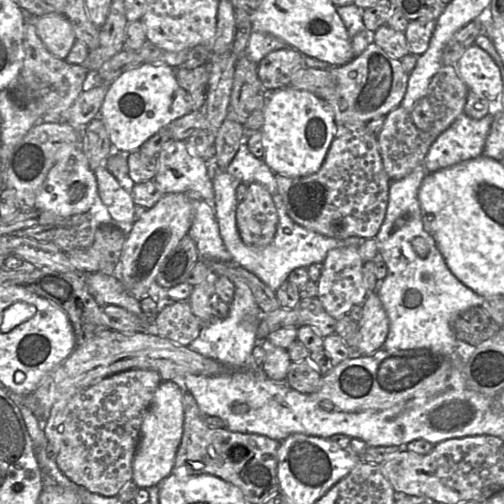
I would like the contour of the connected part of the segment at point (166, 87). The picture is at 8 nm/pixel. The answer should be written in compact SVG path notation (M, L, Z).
M144 63L138 68L124 72L109 86L100 108L100 118L104 122L113 147L117 151L134 152L161 128L191 111L190 95L179 85L174 68L168 65Z

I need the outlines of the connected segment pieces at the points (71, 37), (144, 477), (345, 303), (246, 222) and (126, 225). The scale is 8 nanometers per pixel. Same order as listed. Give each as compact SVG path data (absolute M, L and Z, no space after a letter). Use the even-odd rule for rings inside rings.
M50 13L34 18L37 34L54 56L65 59L77 40L70 21L61 14Z
M162 381L155 390L151 405L142 421L140 437L132 461L132 480L138 487L157 486L172 473L182 438L183 424L182 390L174 381Z
M340 247L330 250L323 261L323 269L317 284L317 298L326 312L335 319L349 313L354 305L362 305L368 290L363 278L364 262L359 253L359 247Z
M250 183L245 199L238 203L236 211L237 229L242 241L252 247L265 247L274 239L278 214L269 191L259 183Z
M104 165L97 167L94 174L102 202L115 224L127 235L135 222L134 208L136 204L131 192L125 190Z

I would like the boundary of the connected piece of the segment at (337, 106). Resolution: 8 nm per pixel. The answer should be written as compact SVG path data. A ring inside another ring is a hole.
M372 42L358 56L341 66L327 69L335 78L335 89L327 100L333 110L336 123L364 122L377 117L385 117L390 111L400 106L405 95L408 76L401 61L386 53Z

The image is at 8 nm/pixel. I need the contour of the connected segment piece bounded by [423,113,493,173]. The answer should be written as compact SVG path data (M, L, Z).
M492 114L478 120L459 115L430 146L423 163L427 173L481 156L492 122Z

